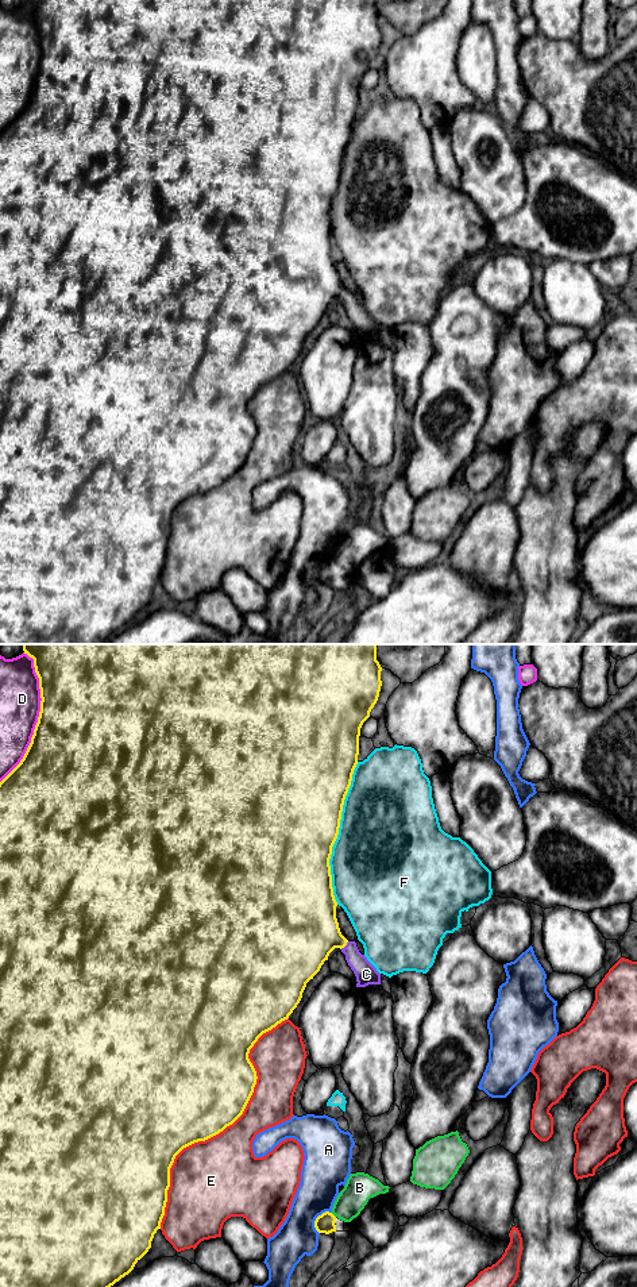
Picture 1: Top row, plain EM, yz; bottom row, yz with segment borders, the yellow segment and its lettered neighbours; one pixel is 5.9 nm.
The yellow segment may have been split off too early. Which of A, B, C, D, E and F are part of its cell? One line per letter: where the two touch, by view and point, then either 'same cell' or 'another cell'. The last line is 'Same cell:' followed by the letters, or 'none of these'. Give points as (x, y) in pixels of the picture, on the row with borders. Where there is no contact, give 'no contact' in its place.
A: yz (316, 1220) | another cell
B: yz (334, 1216) | another cell
C: yz (344, 946) | same cell
D: yz (38, 717) | another cell
E: yz (224, 1128) | another cell
F: yz (338, 833) | another cell
Same cell: C

